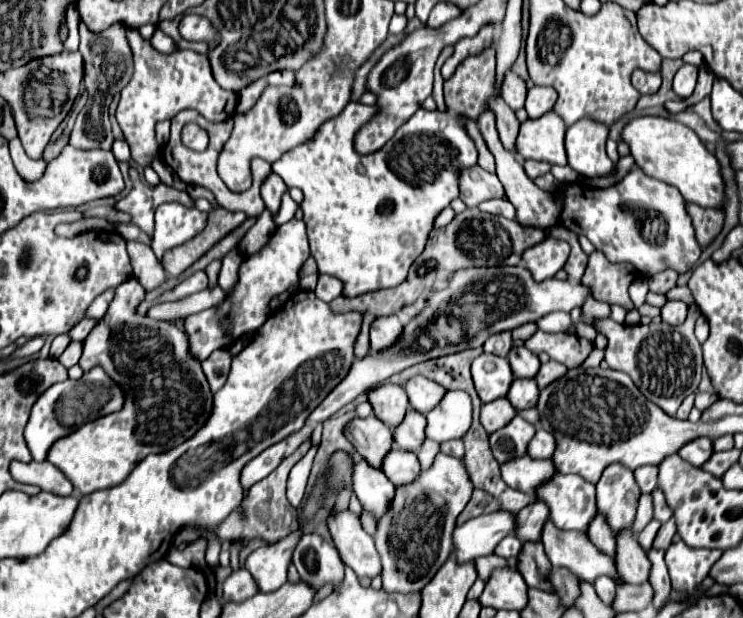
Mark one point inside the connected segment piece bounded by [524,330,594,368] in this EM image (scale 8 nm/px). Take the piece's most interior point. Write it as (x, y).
(570, 350)

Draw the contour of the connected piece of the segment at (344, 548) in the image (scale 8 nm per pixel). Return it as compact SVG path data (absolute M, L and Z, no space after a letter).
M350 510L340 512L336 518L328 518L328 530L334 538L336 550L346 566L350 566L358 578L376 578L382 574L380 554L376 552L374 540L364 532L360 518Z

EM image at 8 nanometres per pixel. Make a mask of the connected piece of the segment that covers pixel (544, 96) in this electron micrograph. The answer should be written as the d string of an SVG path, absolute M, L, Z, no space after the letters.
M534 86L528 90L524 108L530 118L540 118L544 112L552 110L552 104L556 104L556 90L548 86Z

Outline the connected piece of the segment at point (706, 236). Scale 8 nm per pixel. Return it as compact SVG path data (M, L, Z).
M688 204L688 214L692 216L694 228L696 228L696 238L700 242L700 246L708 246L718 232L722 230L724 224L724 214L720 210L710 210L710 208L702 208L696 204Z

